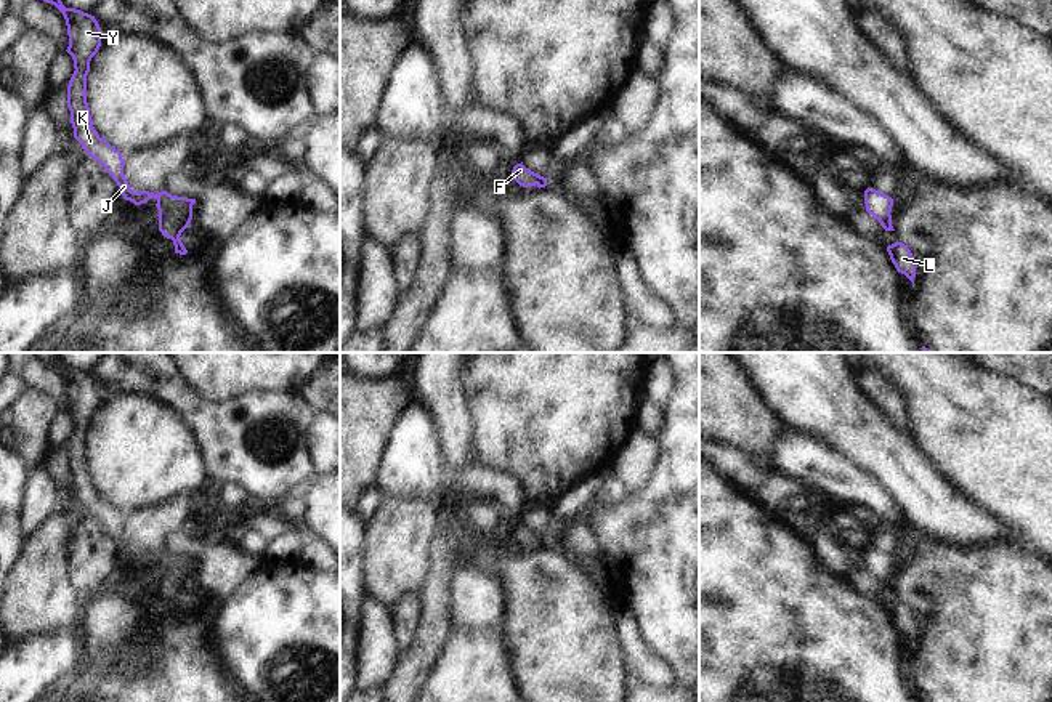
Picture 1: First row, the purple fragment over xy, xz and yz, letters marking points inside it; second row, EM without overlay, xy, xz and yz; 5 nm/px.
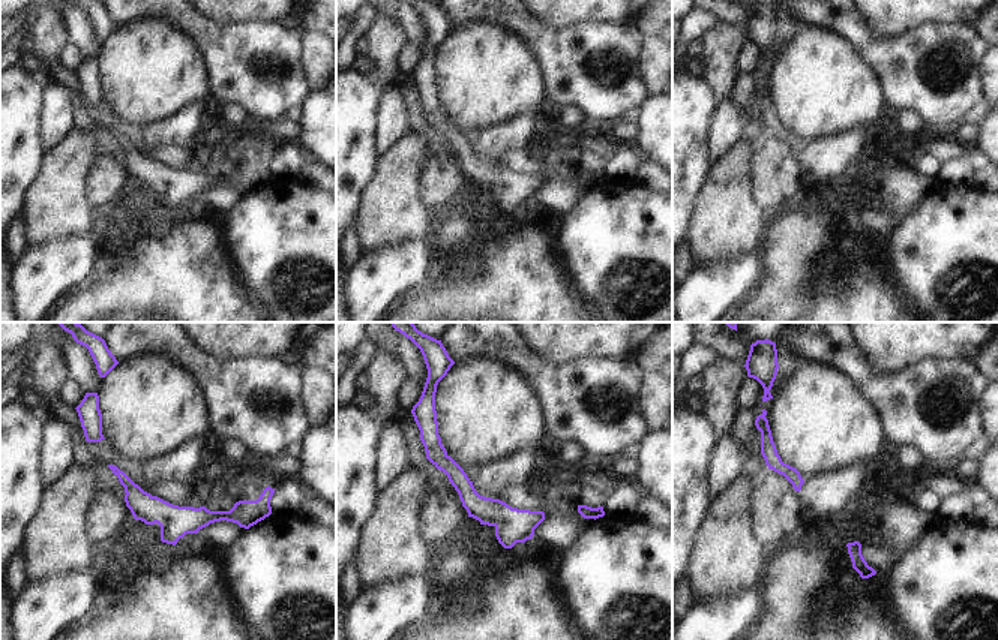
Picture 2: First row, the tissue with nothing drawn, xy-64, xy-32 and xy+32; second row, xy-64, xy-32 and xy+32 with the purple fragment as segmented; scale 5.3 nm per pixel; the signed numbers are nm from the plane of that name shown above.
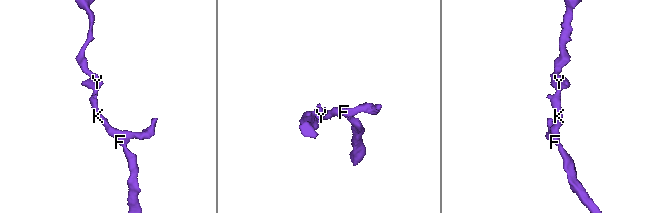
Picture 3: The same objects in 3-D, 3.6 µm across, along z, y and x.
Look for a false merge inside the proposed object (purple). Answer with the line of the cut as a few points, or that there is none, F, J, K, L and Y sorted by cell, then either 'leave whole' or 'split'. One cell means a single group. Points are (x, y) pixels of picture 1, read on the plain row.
cut none; groups F J K L Y; leave whole

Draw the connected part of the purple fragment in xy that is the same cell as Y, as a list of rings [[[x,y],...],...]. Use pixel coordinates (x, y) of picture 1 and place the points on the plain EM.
[[[37,353],[40,359],[55,364],[64,375],[69,394],[67,412],[74,418],[74,433],[67,444],[67,466],[74,497],[82,503],[91,518],[96,518],[120,547],[125,559],[135,564],[156,558],[159,569],[159,590],[173,599],[175,612],[186,614],[180,595],[192,579],[192,564],[196,558],[172,555],[167,550],[152,553],[149,550],[135,551],[125,534],[122,511],[103,498],[93,486],[90,466],[87,462],[87,434],[90,420],[101,405],[101,386],[95,375],[75,367],[66,367],[58,353]]]

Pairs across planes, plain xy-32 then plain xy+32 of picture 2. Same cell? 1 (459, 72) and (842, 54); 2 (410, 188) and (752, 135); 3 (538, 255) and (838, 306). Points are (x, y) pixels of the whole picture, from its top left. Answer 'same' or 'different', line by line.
1: same
2: different
3: same

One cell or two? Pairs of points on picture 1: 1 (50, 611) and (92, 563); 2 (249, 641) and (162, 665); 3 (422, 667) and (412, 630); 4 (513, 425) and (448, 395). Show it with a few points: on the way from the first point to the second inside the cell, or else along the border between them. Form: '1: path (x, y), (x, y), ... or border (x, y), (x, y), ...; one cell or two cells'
1: border (69, 545), (69, 574), (84, 593); two cells
2: border (217, 645), (220, 651); two cells
3: border (424, 605), (420, 635), (404, 653); two cells
4: border (464, 369), (464, 388), (475, 422), (473, 441); two cells

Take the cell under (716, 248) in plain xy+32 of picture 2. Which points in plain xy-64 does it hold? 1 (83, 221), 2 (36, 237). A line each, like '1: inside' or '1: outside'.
1: inside
2: inside

